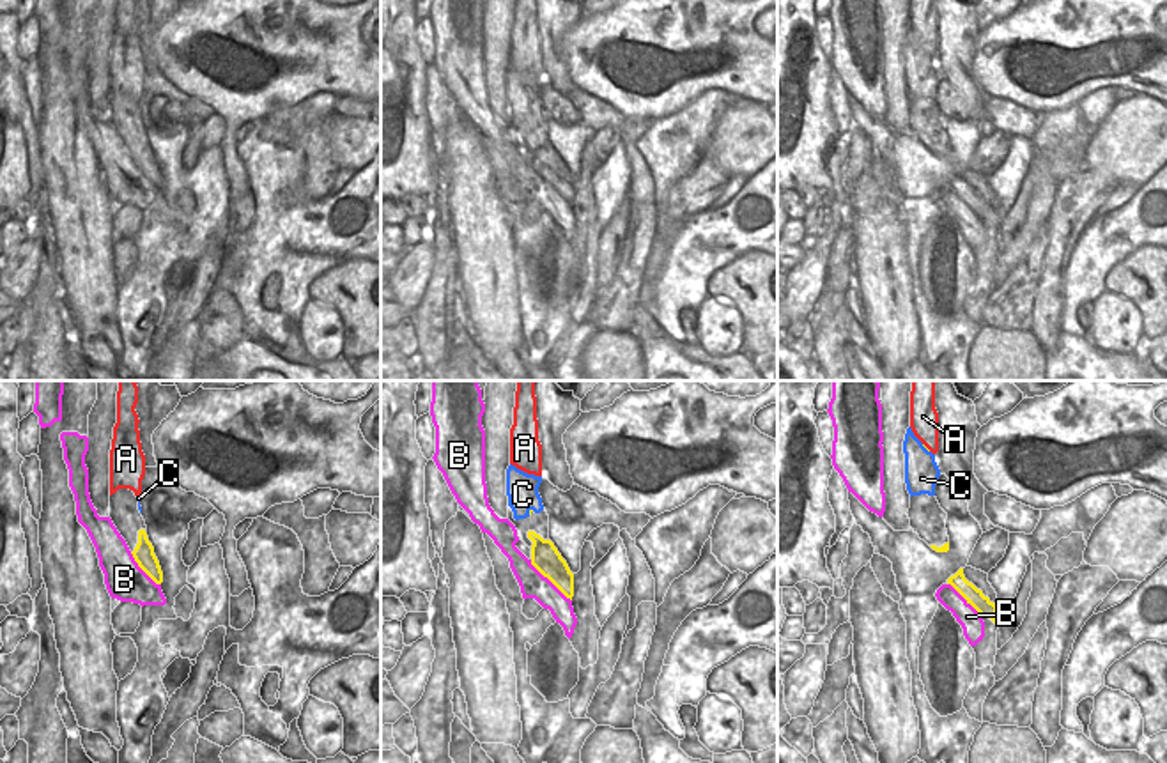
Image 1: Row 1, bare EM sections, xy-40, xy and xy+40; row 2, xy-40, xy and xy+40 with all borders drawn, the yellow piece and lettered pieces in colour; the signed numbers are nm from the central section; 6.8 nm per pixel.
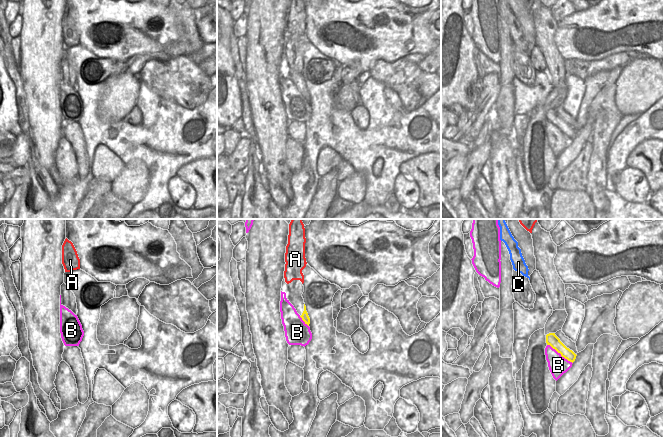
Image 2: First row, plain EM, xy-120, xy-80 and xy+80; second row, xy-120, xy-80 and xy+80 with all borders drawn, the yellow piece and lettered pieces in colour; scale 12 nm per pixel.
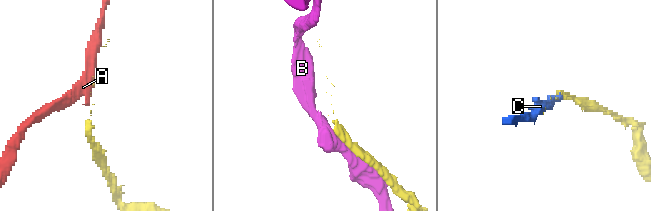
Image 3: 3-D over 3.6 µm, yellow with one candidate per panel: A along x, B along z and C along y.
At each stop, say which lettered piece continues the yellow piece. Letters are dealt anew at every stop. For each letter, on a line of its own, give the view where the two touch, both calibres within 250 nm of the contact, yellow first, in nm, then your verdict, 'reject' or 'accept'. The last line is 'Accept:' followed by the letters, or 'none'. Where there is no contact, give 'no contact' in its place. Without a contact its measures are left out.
A: meets yellow in xy+40; 20 nm thick on the yellow side, 190 nm on the other; reject
B: meets yellow in xy; 190 nm thick on the yellow side, 190 nm on the other; reject
C: meets yellow in xy; 20 nm thick on the yellow side, 220 nm on the other; accept
Accept: C

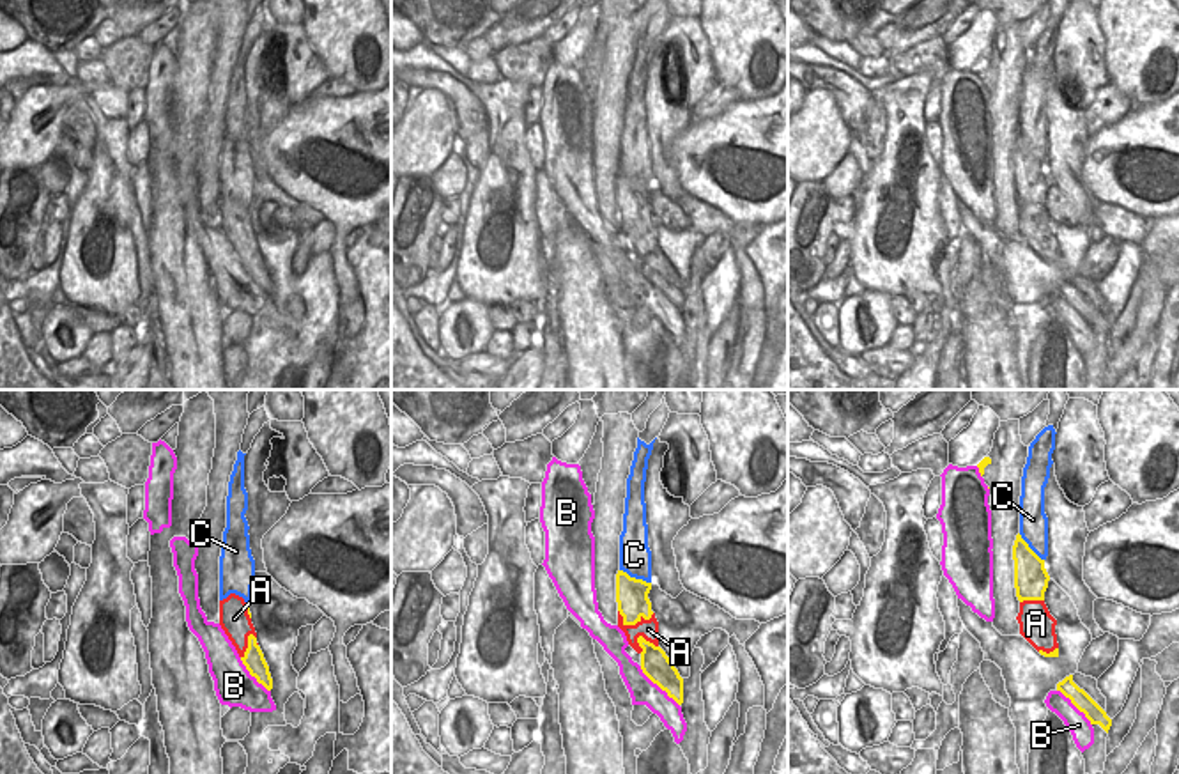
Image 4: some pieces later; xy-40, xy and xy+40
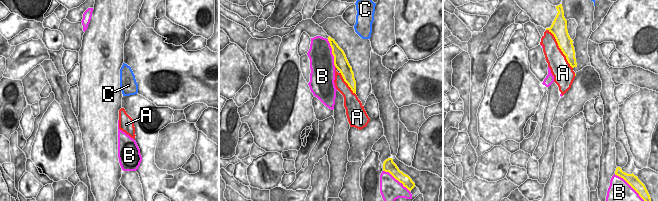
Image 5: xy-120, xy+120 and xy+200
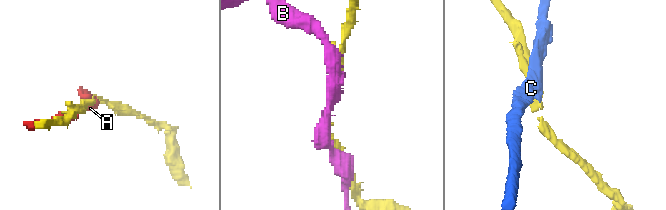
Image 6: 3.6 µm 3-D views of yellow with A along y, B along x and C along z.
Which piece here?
A: meets yellow in xy; 220 nm thick on the yellow side, 140 nm on the other; reject
B: meets yellow in xy; 200 nm thick on the yellow side, 190 nm on the other; reject
C: meets yellow in xy; 220 nm thick on the yellow side, 220 nm on the other; reject
Accept: none

